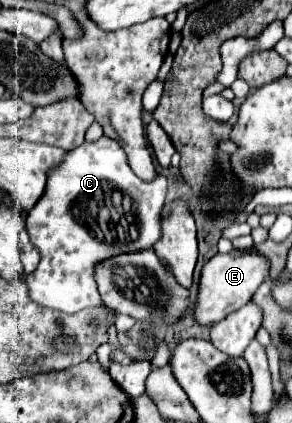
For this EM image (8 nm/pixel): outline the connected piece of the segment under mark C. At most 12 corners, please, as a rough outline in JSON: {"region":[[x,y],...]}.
{"region":[[109,136],[51,170],[27,216],[31,298],[99,306],[95,270],[161,238],[167,178]]}

